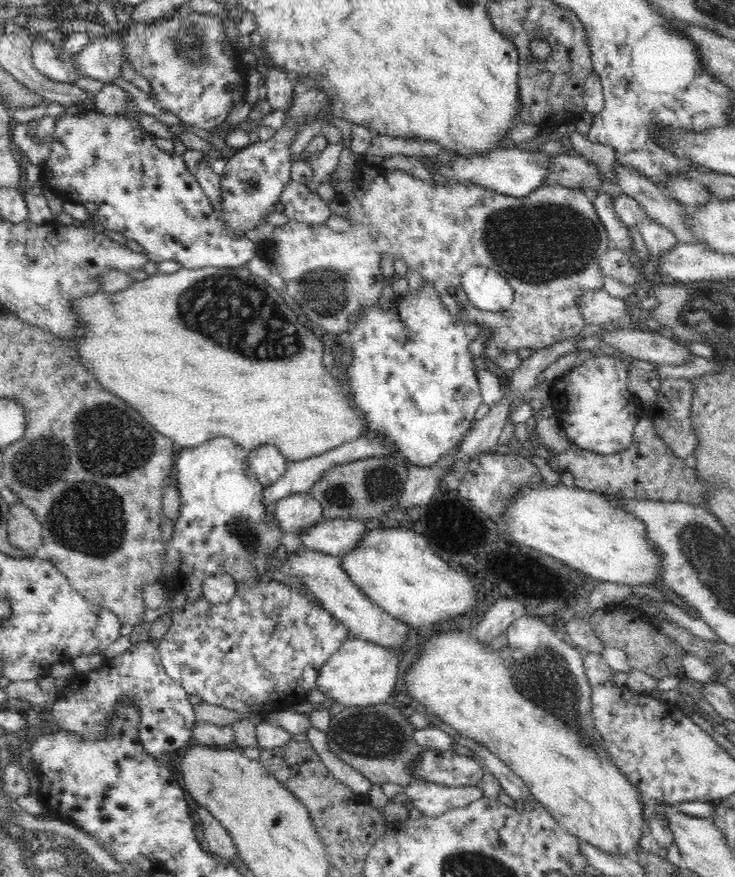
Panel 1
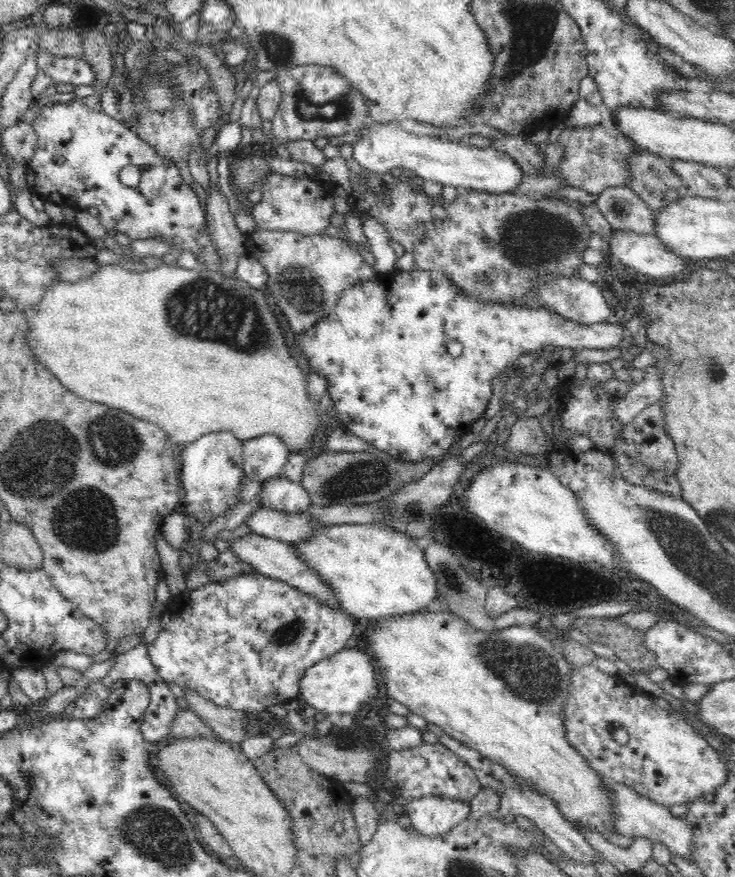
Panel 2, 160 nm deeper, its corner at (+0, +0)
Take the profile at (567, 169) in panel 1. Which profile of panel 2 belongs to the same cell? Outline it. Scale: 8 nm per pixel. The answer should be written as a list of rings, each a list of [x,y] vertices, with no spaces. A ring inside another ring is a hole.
[[[526,134],[502,135],[499,137],[490,137],[491,148],[511,156],[521,169],[530,175],[541,173],[540,168],[544,166],[545,157],[538,153],[535,145],[530,143]]]

